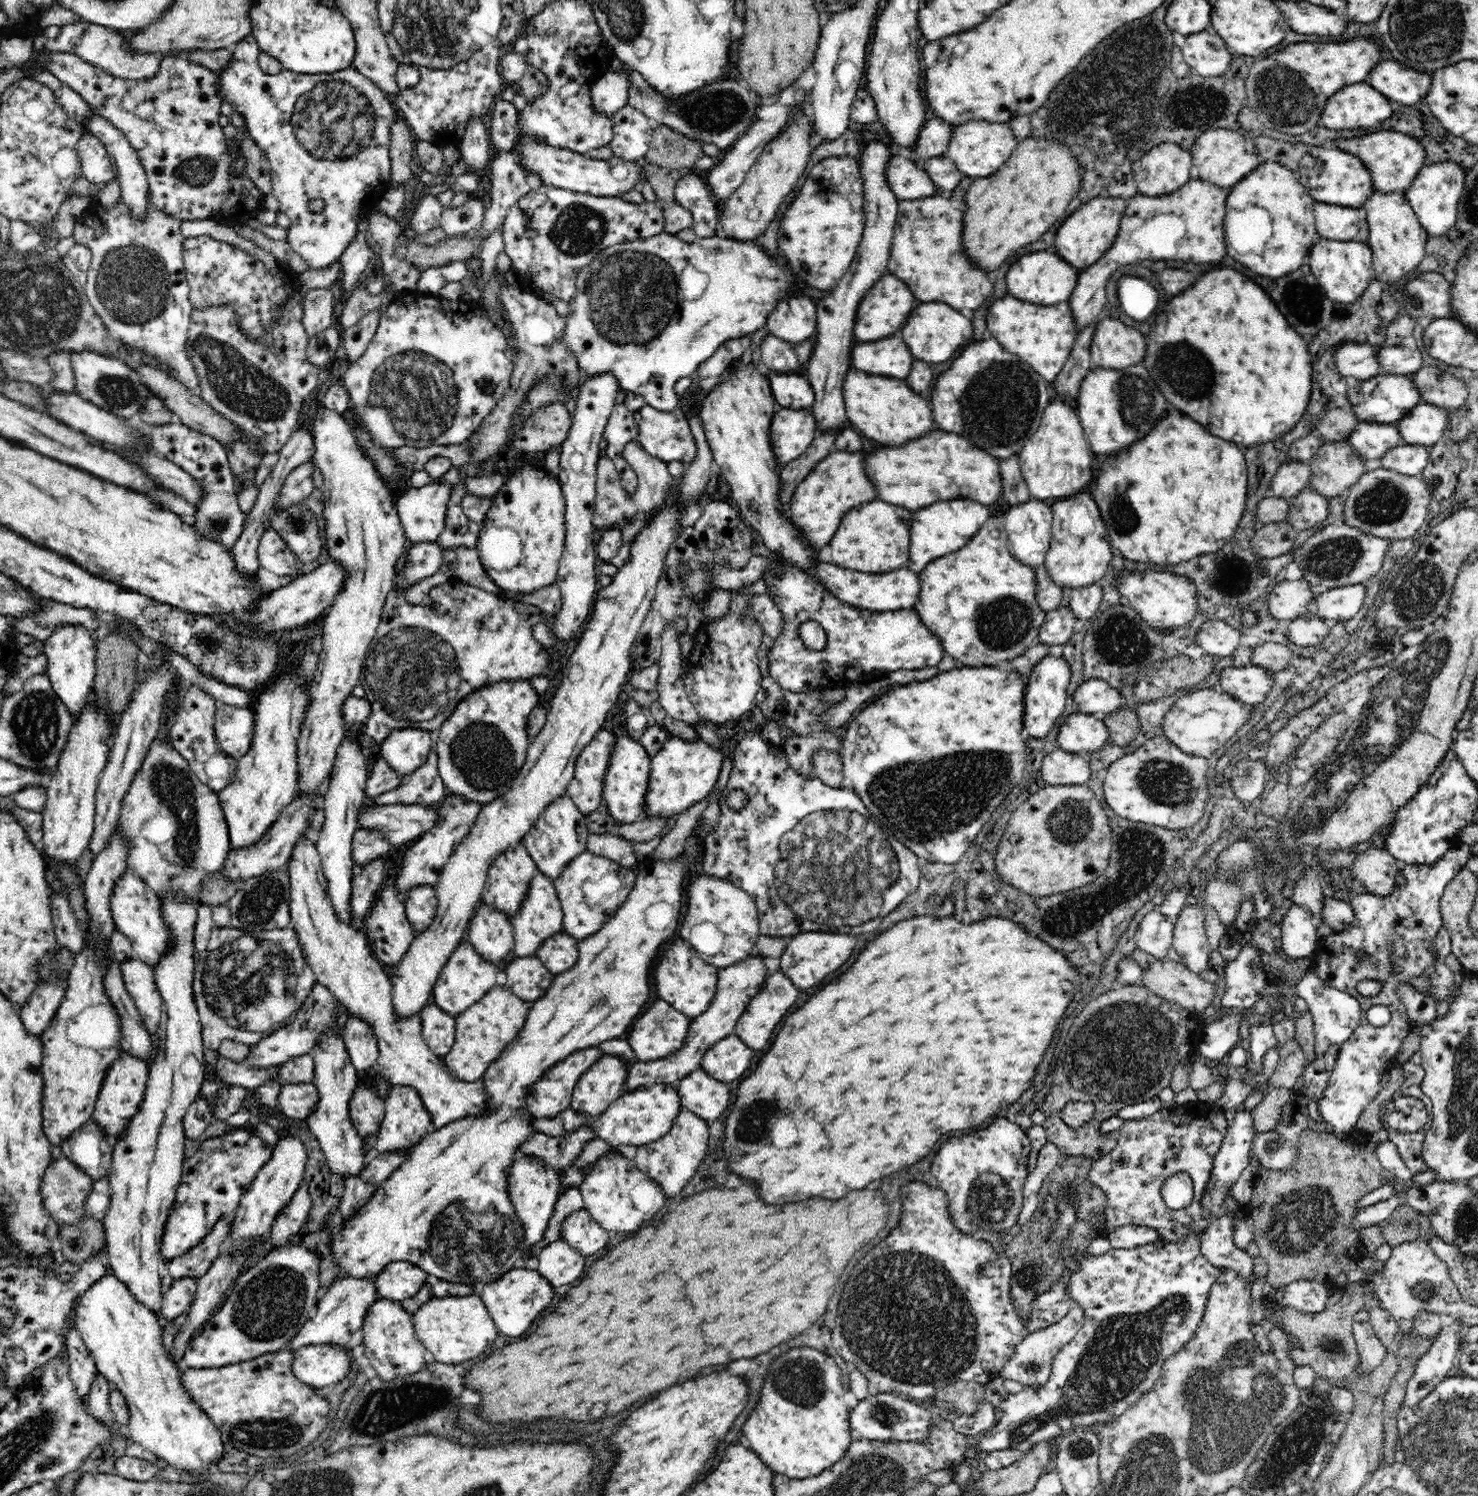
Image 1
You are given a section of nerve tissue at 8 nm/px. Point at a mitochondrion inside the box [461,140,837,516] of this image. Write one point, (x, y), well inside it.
(629, 295)

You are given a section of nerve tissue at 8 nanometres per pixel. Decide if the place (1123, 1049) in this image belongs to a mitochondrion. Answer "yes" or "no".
yes

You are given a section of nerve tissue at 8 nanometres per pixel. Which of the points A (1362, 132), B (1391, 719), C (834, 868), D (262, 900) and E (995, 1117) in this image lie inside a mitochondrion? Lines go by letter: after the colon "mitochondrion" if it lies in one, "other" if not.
A: other
B: mitochondrion
C: mitochondrion
D: mitochondrion
E: other

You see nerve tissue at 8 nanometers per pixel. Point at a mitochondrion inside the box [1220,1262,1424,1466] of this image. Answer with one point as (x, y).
(1332, 1346)

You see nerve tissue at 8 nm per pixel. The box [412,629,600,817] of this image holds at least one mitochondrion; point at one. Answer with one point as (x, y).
(481, 751)

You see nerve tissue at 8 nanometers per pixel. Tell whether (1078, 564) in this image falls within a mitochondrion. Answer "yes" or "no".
no

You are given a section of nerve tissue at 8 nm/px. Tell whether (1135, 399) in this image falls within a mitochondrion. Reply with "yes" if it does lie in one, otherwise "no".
yes

